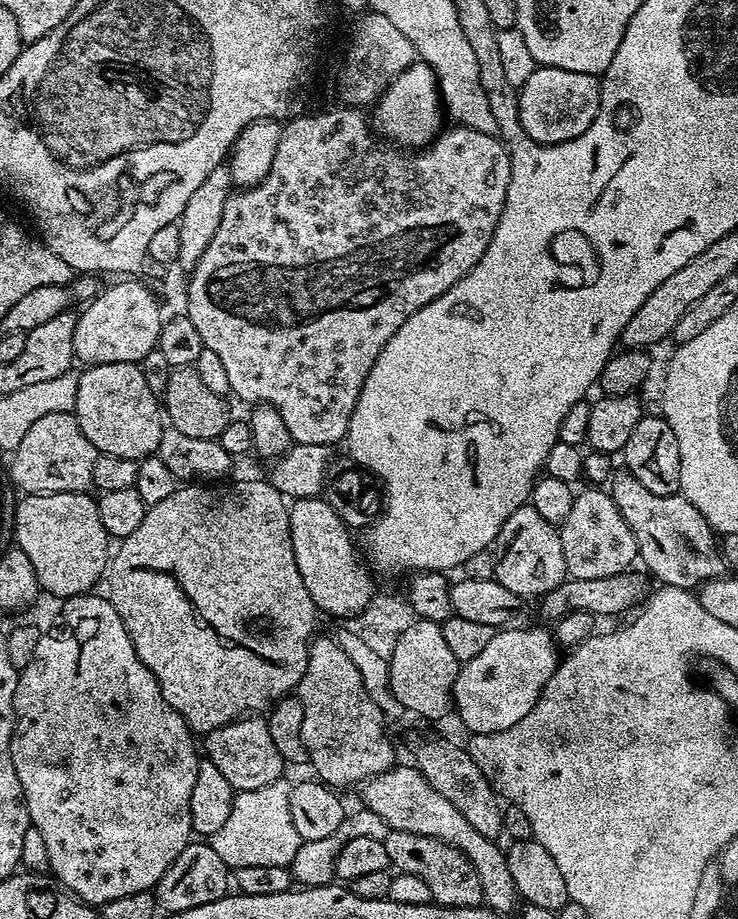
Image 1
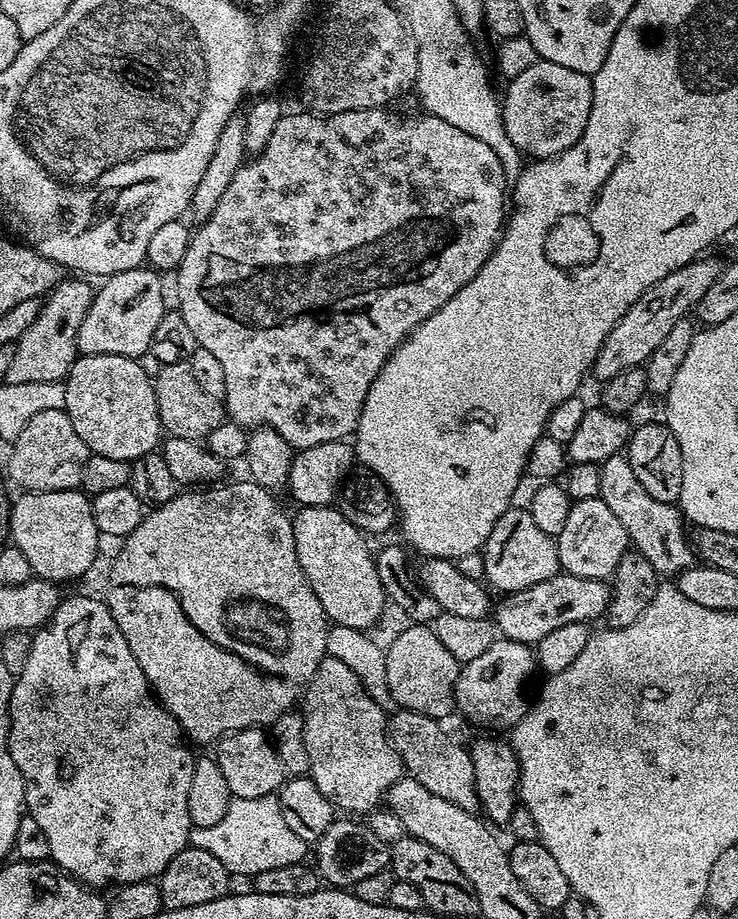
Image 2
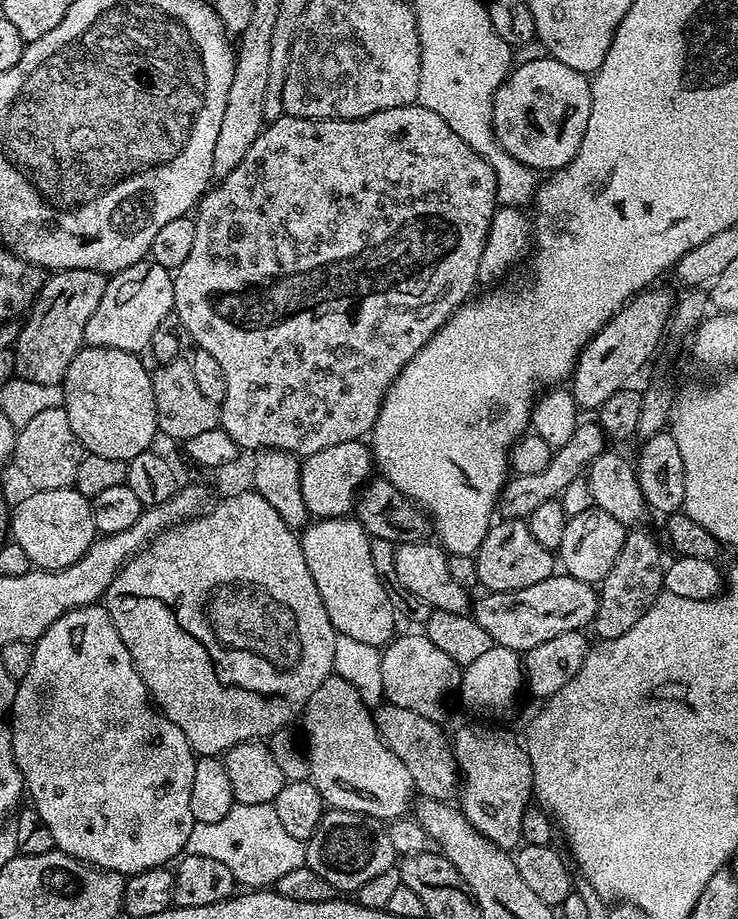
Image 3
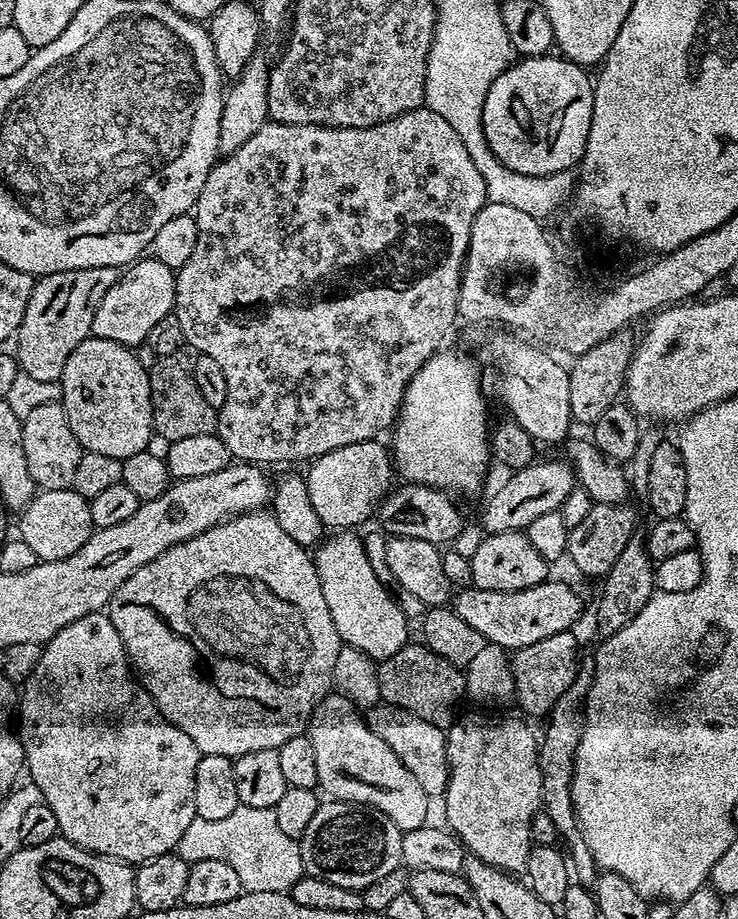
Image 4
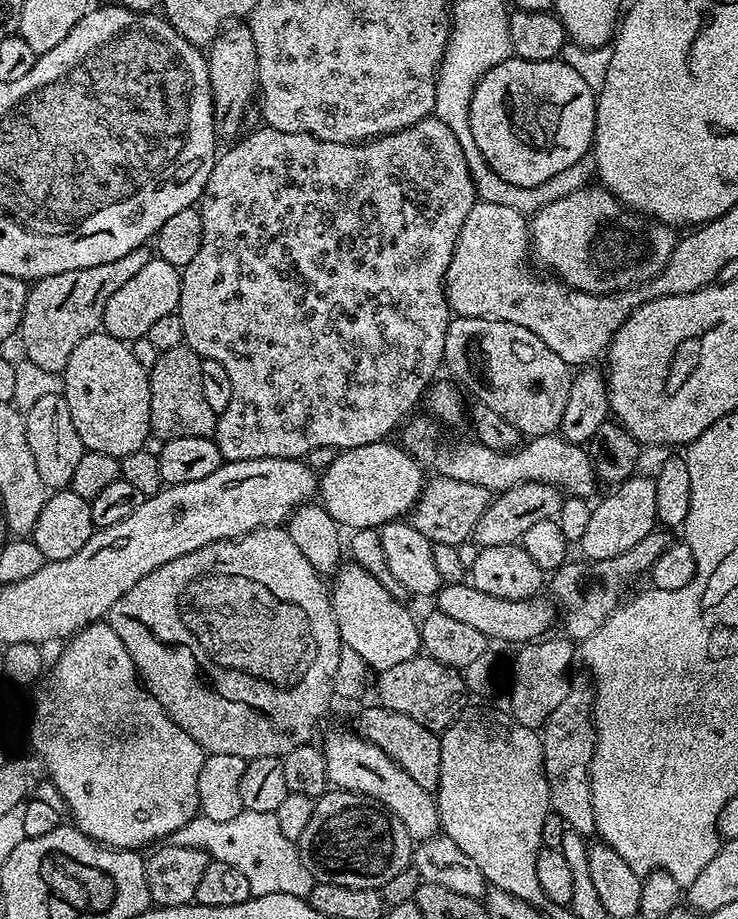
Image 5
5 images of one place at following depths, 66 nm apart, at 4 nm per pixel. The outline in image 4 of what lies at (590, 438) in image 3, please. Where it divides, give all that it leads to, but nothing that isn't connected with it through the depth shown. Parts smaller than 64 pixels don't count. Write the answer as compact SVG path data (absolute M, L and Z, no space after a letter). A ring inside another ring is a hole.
M550 460L546 464L533 462L525 468L515 469L509 475L512 477L502 481L493 490L492 497L485 502L483 531L524 532L530 522L536 521L541 514L558 512L572 489L577 487L576 474L571 463L561 460Z

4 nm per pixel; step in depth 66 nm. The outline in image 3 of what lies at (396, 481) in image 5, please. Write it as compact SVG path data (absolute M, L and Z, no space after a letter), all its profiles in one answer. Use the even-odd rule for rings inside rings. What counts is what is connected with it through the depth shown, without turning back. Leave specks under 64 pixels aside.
M364 440L338 442L338 446L326 446L326 450L318 450L318 454L303 457L300 466L301 492L309 513L325 520L335 516L347 517L353 511L360 489L373 472L372 450Z

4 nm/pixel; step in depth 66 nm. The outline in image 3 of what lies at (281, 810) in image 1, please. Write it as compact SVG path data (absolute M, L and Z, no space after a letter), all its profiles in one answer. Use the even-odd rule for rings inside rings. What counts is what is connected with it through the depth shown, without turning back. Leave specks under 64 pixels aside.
M235 803L222 822L193 823L184 852L190 856L218 858L218 862L234 874L237 885L248 890L264 890L286 878L290 870L305 867L304 845L305 841L294 838L294 834L282 826L275 803Z

